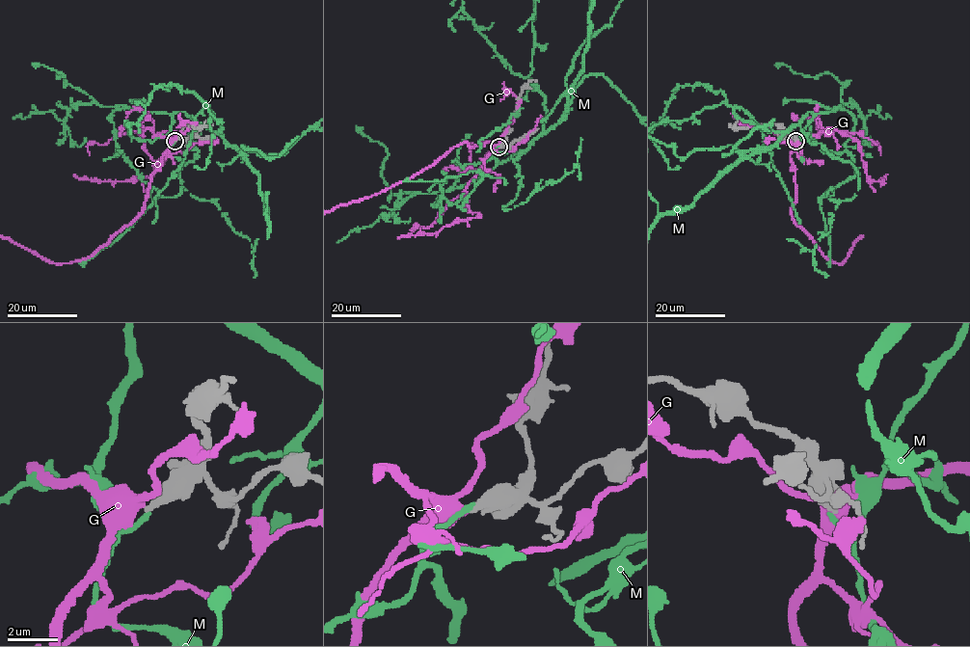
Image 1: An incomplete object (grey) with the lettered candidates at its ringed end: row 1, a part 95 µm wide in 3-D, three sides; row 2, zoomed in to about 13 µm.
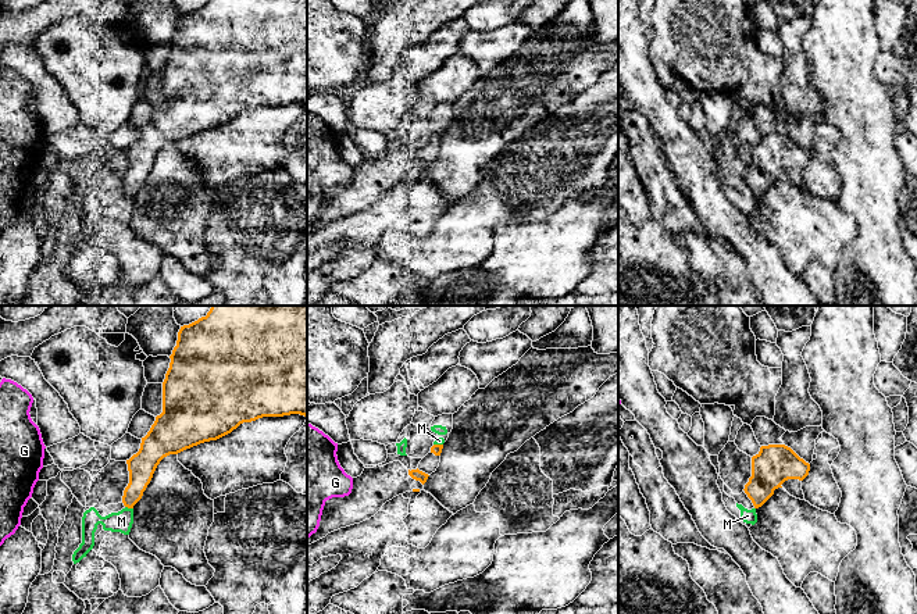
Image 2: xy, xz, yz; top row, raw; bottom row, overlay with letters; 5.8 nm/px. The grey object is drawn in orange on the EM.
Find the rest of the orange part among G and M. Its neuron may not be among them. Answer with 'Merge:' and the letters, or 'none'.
Merge: none

